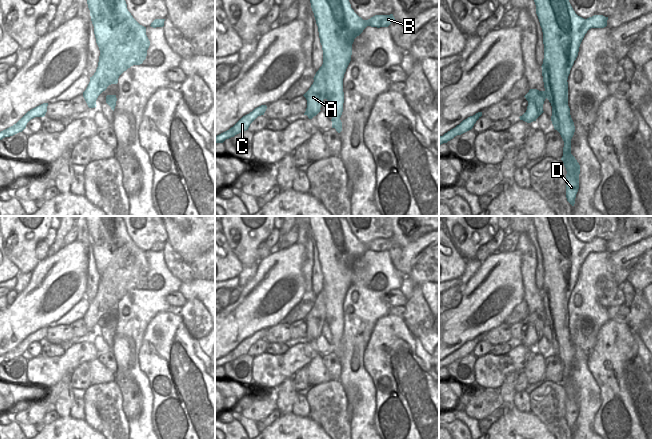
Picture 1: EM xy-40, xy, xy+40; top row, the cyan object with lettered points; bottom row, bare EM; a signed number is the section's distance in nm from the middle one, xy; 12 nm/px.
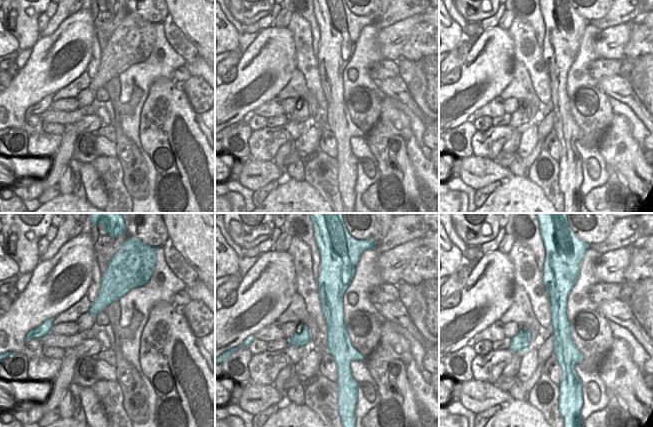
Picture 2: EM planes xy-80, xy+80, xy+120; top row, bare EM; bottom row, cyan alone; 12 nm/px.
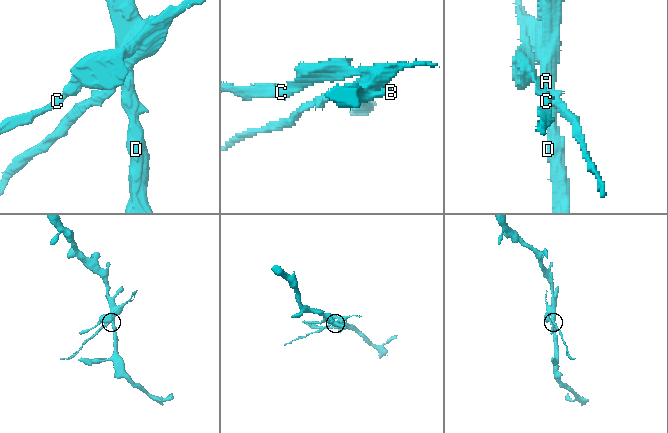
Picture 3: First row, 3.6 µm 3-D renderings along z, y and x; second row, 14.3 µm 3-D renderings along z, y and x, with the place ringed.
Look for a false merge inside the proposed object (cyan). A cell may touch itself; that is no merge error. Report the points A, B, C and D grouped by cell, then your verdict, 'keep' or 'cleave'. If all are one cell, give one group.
A B C D | keep

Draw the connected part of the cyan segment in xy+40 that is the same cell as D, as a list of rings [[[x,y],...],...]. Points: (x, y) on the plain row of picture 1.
[[[532,216],[536,229],[536,238],[543,256],[544,283],[542,288],[542,300],[544,315],[530,313],[524,320],[528,325],[526,336],[520,340],[520,344],[527,347],[536,345],[544,336],[543,328],[547,322],[552,330],[551,345],[554,353],[557,354],[563,365],[563,380],[561,384],[566,392],[566,422],[574,430],[576,418],[579,413],[580,389],[571,378],[571,363],[575,356],[574,346],[570,339],[568,330],[568,300],[579,276],[580,268],[591,252],[604,252],[607,250],[608,241],[594,239],[587,243],[578,240],[573,234],[567,220],[567,216]]]

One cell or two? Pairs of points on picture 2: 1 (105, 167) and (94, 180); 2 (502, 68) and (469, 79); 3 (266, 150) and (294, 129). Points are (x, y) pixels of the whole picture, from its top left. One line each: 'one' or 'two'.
1: two
2: one
3: one

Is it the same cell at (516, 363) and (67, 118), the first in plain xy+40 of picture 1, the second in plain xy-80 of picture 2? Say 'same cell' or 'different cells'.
different cells

